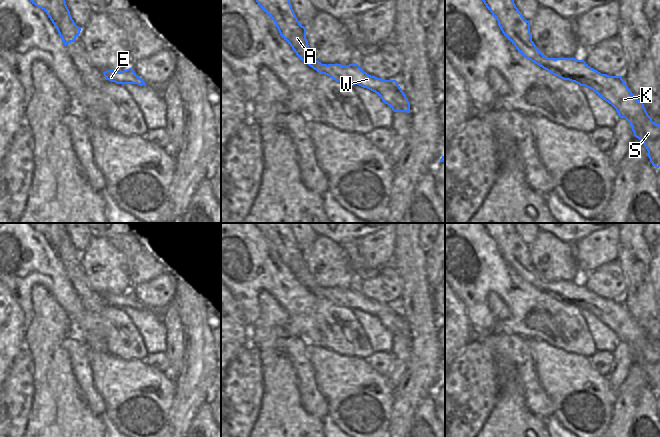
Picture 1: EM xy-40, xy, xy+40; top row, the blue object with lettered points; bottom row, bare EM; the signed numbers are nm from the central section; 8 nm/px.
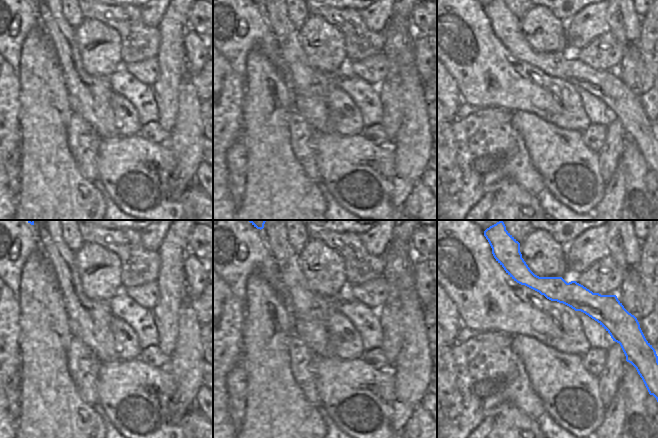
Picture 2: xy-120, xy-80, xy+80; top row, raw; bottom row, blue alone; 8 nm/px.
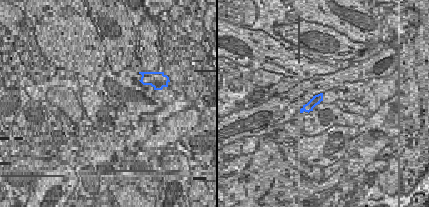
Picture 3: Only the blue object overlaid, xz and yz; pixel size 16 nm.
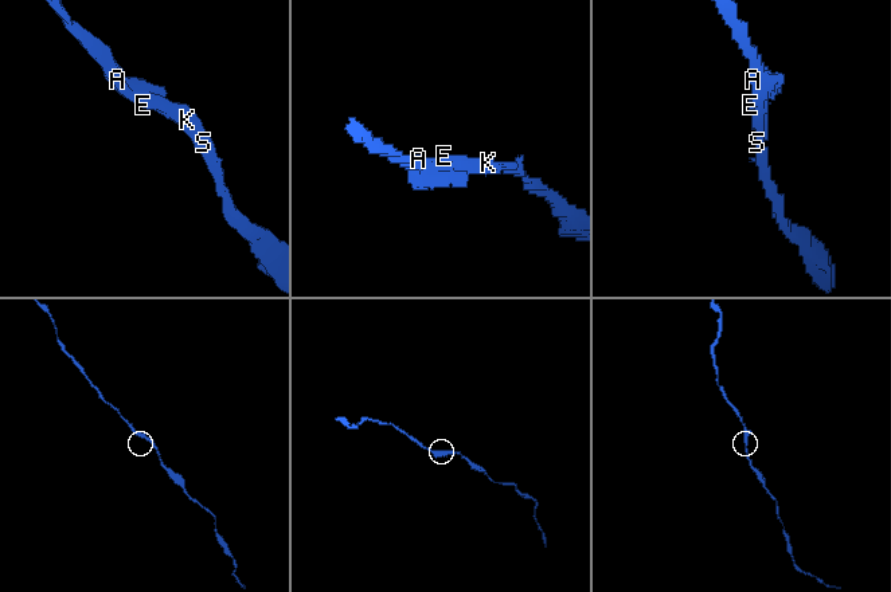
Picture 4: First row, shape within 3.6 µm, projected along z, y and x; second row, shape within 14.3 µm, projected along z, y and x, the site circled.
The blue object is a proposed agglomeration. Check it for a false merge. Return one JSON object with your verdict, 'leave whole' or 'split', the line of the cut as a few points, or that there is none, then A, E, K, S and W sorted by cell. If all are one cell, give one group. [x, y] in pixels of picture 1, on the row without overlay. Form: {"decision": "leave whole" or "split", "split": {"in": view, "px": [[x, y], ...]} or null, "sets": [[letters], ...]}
{"decision": "leave whole", "split": null, "sets": [["A", "E", "K", "S", "W"]]}

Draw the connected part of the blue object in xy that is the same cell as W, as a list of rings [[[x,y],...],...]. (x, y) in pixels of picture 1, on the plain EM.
[[[255,223],[274,245],[282,262],[300,284],[337,306],[357,308],[375,316],[394,336],[410,337],[410,327],[396,304],[383,304],[367,298],[358,288],[322,288],[313,279],[306,263],[306,252],[298,245],[290,223]]]

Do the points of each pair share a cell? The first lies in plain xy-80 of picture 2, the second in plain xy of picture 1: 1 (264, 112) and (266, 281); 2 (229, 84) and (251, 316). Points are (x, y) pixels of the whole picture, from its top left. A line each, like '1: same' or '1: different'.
1: different
2: different

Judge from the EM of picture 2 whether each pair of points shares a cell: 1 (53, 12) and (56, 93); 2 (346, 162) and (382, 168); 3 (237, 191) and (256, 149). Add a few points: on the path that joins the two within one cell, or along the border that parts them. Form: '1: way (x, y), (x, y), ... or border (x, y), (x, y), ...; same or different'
1: border (43, 26), (57, 54), (57, 61), (61, 69); different
2: way (355, 168), (373, 168); same
3: border (245, 148), (247, 154), (246, 183), (242, 195); different

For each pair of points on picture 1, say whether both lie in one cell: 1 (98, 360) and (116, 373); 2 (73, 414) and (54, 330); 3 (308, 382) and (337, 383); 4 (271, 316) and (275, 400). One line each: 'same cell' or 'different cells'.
1: same cell
2: same cell
3: different cells
4: same cell

